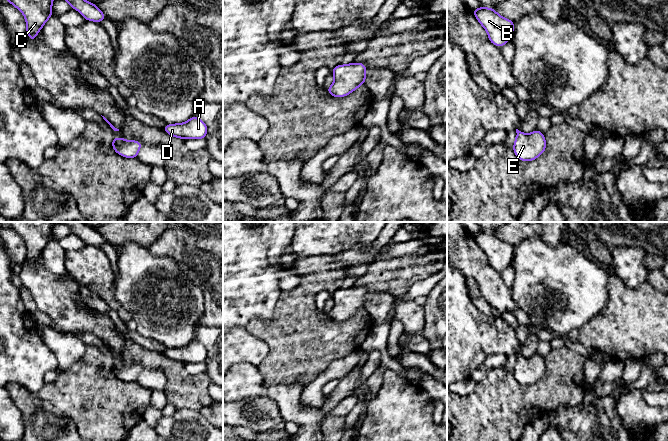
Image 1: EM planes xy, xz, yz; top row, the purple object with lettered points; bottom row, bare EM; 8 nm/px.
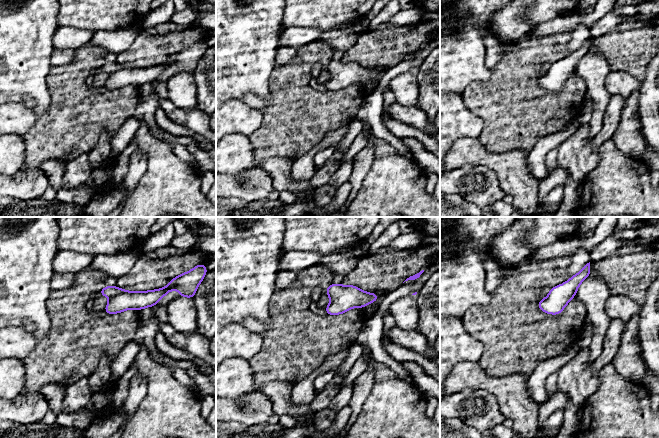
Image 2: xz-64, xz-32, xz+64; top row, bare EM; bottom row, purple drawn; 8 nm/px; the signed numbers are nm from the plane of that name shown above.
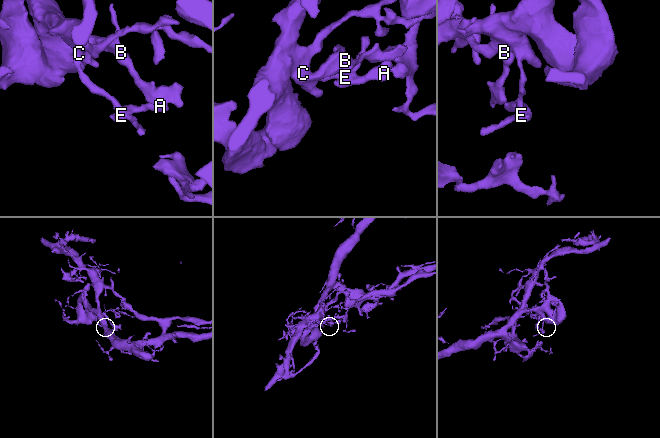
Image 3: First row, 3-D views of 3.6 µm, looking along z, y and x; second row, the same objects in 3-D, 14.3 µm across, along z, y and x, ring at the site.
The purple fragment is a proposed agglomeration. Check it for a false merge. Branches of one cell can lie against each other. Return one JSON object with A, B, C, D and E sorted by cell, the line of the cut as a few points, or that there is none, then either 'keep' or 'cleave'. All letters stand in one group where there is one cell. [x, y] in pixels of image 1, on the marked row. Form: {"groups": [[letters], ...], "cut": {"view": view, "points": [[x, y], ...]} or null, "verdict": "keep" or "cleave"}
{"groups": [["A", "B", "C", "D", "E"]], "cut": null, "verdict": "keep"}

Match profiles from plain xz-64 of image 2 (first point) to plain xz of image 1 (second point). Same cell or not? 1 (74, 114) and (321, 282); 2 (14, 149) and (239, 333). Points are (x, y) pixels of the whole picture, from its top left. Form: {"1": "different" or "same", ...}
{"1": "same", "2": "different"}

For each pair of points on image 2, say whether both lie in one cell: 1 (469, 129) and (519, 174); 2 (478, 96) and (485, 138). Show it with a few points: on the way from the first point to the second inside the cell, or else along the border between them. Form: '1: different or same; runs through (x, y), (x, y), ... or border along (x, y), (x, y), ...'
1: different; border along (477, 137), (459, 137), (454, 142)
2: same; runs through (488, 106), (489, 128)

